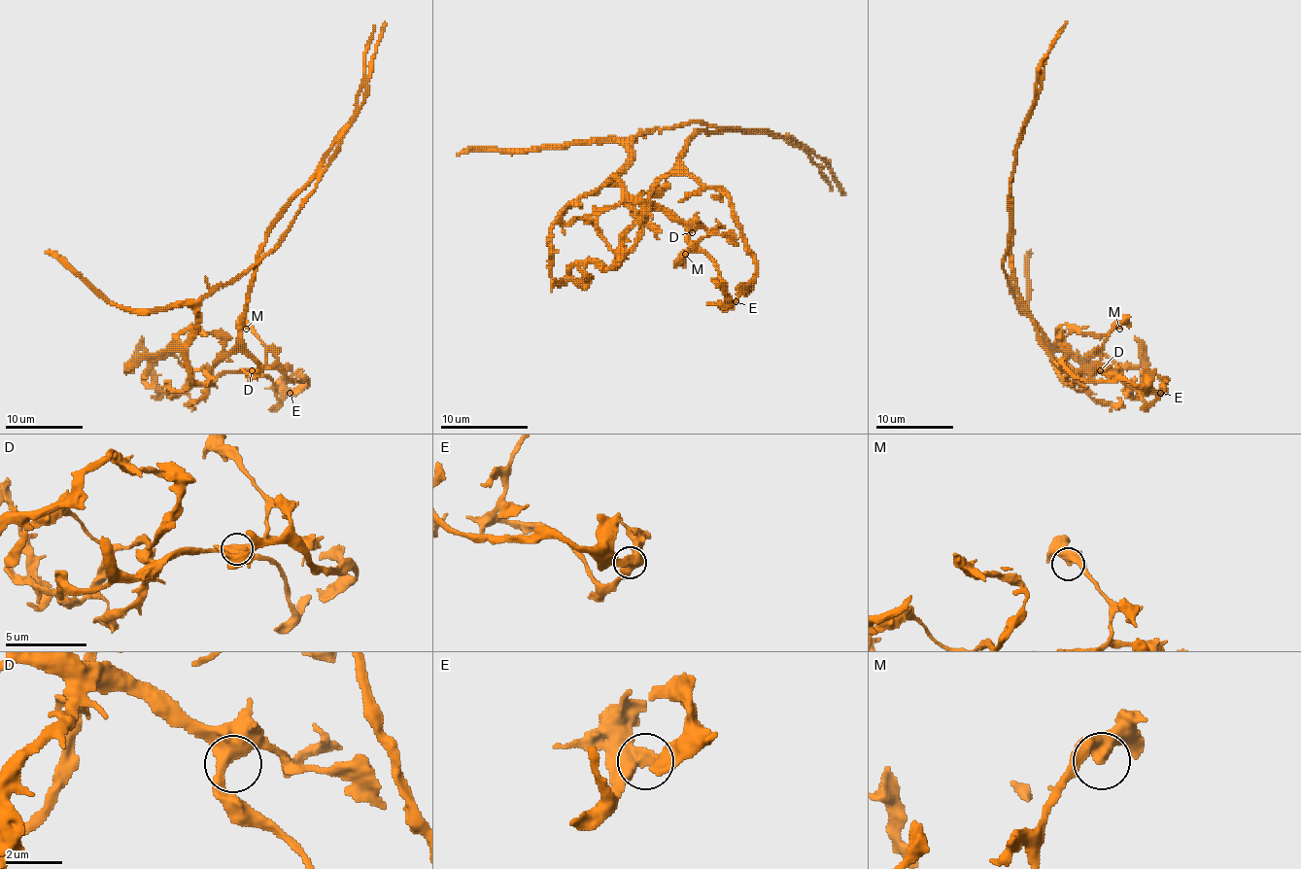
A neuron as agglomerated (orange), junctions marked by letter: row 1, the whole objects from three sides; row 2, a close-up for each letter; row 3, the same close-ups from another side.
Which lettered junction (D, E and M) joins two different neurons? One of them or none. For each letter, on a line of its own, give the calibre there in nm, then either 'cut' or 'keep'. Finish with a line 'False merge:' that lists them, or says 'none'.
D: calibre 460 nm; keep
E: calibre 440 nm; cut
M: calibre 420 nm; keep
False merge: E

